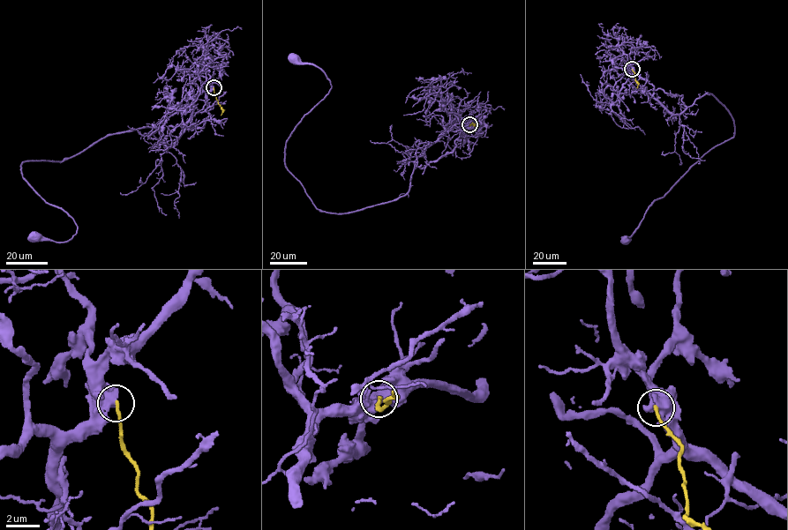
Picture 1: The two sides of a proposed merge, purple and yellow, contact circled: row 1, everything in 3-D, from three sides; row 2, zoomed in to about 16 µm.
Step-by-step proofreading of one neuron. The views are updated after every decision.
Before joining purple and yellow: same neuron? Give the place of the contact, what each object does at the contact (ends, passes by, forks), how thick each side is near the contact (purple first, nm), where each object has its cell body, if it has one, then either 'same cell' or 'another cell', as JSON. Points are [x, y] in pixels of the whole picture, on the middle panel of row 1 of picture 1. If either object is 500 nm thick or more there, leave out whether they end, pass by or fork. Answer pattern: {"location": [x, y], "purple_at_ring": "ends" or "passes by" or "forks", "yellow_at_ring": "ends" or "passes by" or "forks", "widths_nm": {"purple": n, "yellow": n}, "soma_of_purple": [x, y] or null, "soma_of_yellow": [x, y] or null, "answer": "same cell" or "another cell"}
{"location": [469, 124], "widths_nm": {"purple": 600, "yellow": 200}, "soma_of_purple": [294, 59], "soma_of_yellow": null, "answer": "another cell"}

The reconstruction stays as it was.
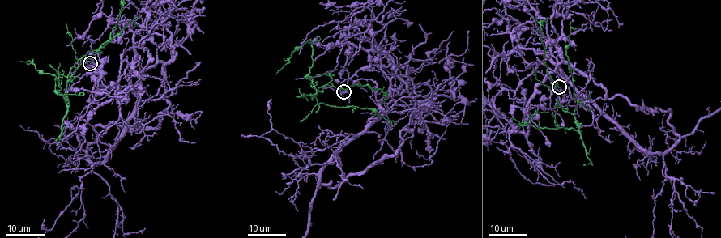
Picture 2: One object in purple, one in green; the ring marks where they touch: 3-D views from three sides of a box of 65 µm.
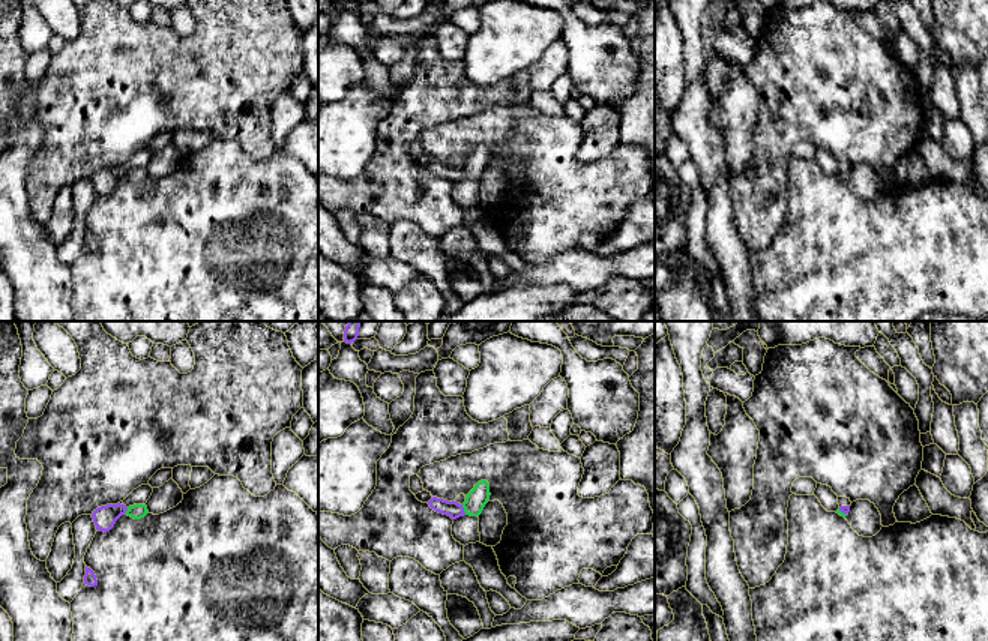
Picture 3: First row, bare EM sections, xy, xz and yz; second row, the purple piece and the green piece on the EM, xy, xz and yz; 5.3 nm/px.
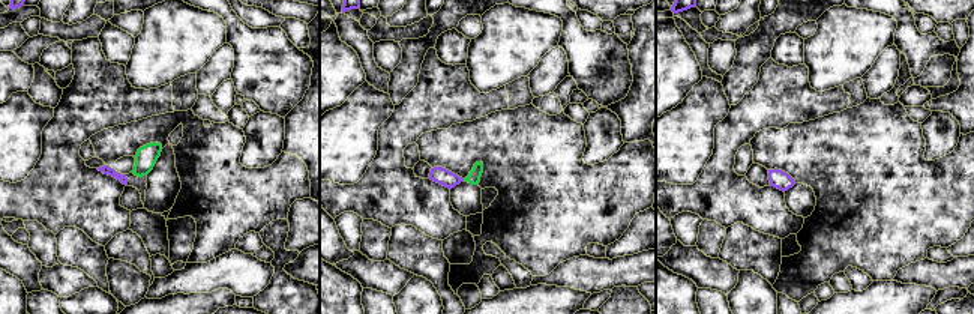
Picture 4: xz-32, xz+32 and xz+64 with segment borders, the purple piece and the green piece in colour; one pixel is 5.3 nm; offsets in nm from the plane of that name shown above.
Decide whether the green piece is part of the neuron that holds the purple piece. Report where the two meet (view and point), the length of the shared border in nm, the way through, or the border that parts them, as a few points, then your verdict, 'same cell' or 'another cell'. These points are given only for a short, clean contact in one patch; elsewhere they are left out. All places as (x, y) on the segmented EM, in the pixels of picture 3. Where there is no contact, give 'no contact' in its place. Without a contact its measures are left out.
contact xz (463, 509); length 60 nm; border xz (461, 505), (466, 514); another cell

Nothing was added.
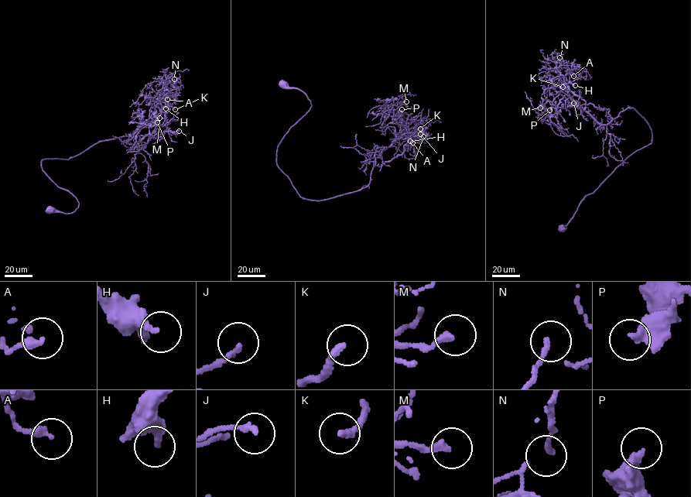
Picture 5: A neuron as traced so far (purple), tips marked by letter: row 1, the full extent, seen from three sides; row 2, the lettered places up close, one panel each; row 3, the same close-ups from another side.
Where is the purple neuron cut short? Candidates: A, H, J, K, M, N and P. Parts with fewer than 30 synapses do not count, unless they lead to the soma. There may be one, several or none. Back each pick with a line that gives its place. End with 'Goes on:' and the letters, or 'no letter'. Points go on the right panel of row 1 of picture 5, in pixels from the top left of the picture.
K: place (562, 87)
Goes on: K

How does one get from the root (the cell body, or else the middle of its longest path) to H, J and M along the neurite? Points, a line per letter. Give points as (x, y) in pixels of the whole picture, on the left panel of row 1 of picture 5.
H: (50, 210), (70, 213), (78, 202), (41, 160), (125, 136), (141, 149), (167, 121), (165, 108)
J: (50, 210), (70, 213), (78, 202), (41, 160), (125, 136), (141, 149), (153, 132), (179, 131)
M: (50, 210), (70, 213), (78, 202), (41, 160), (125, 136), (141, 149), (154, 106), (147, 125), (159, 118)

